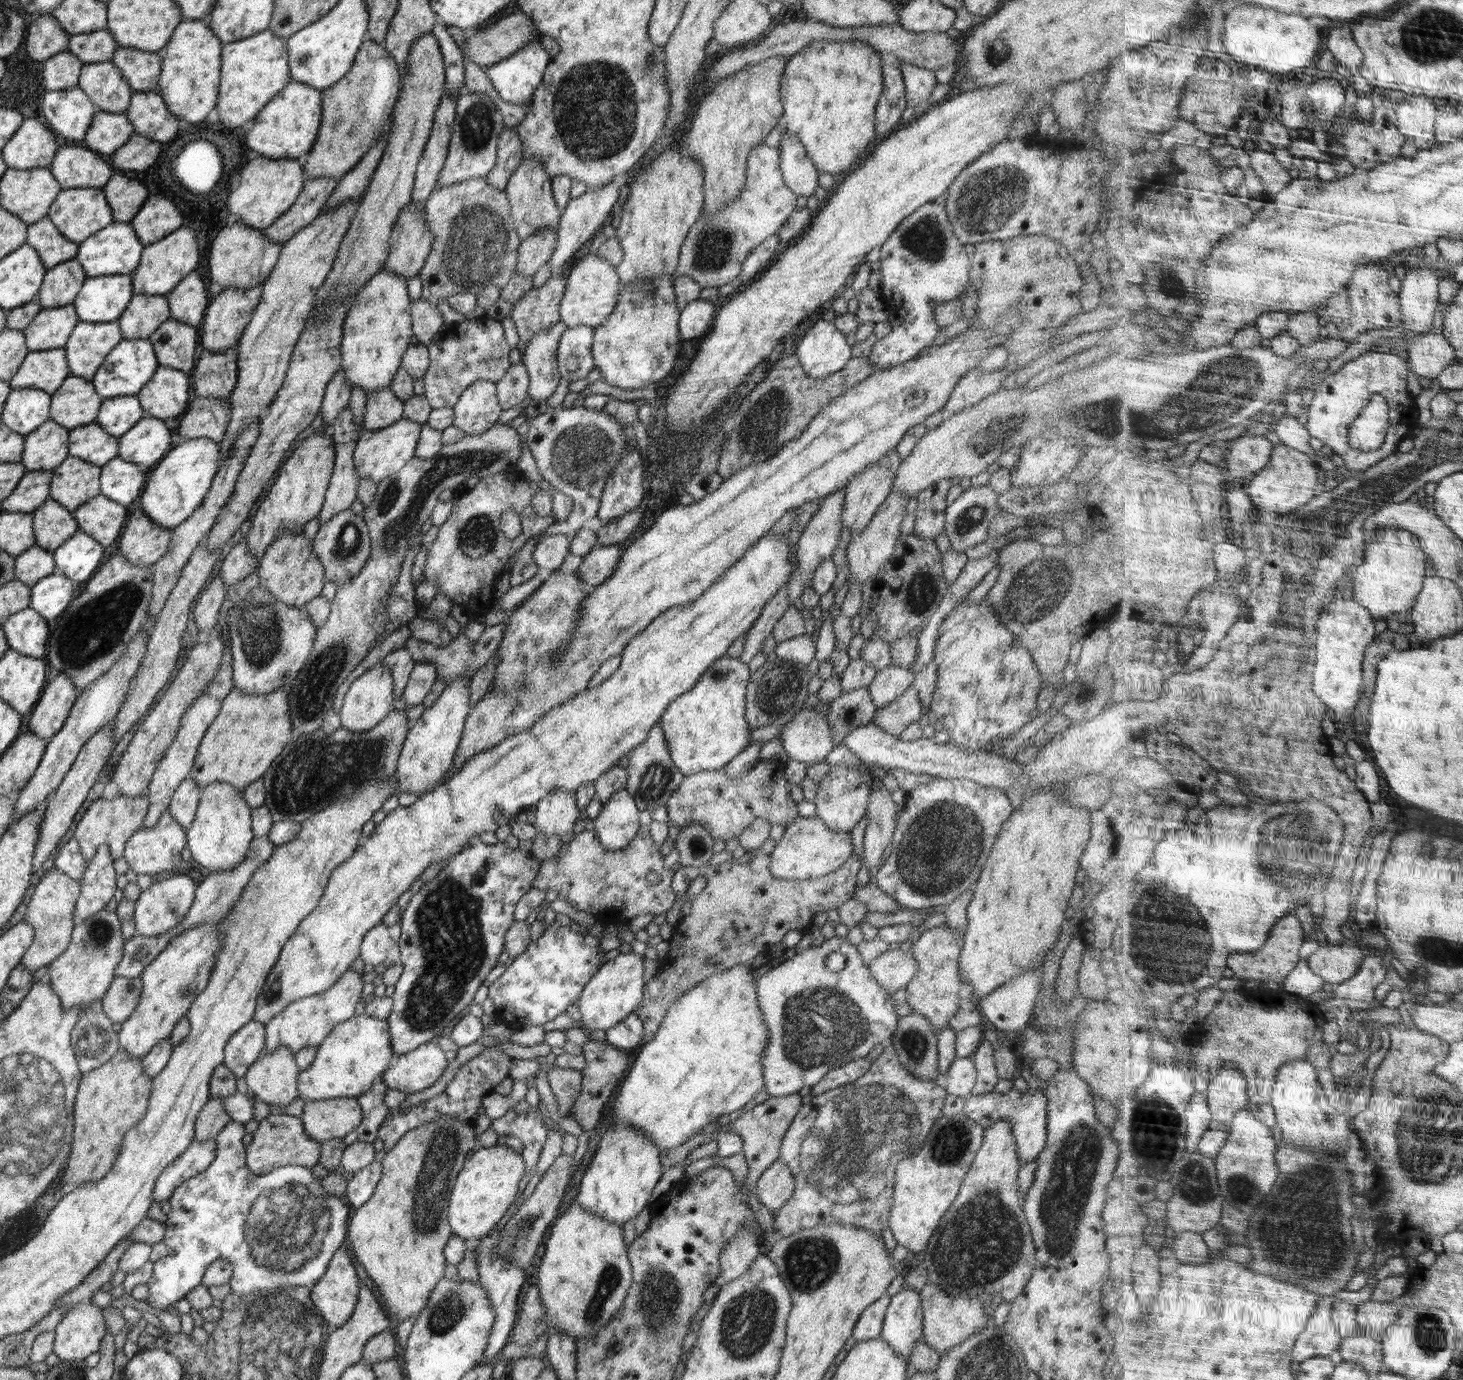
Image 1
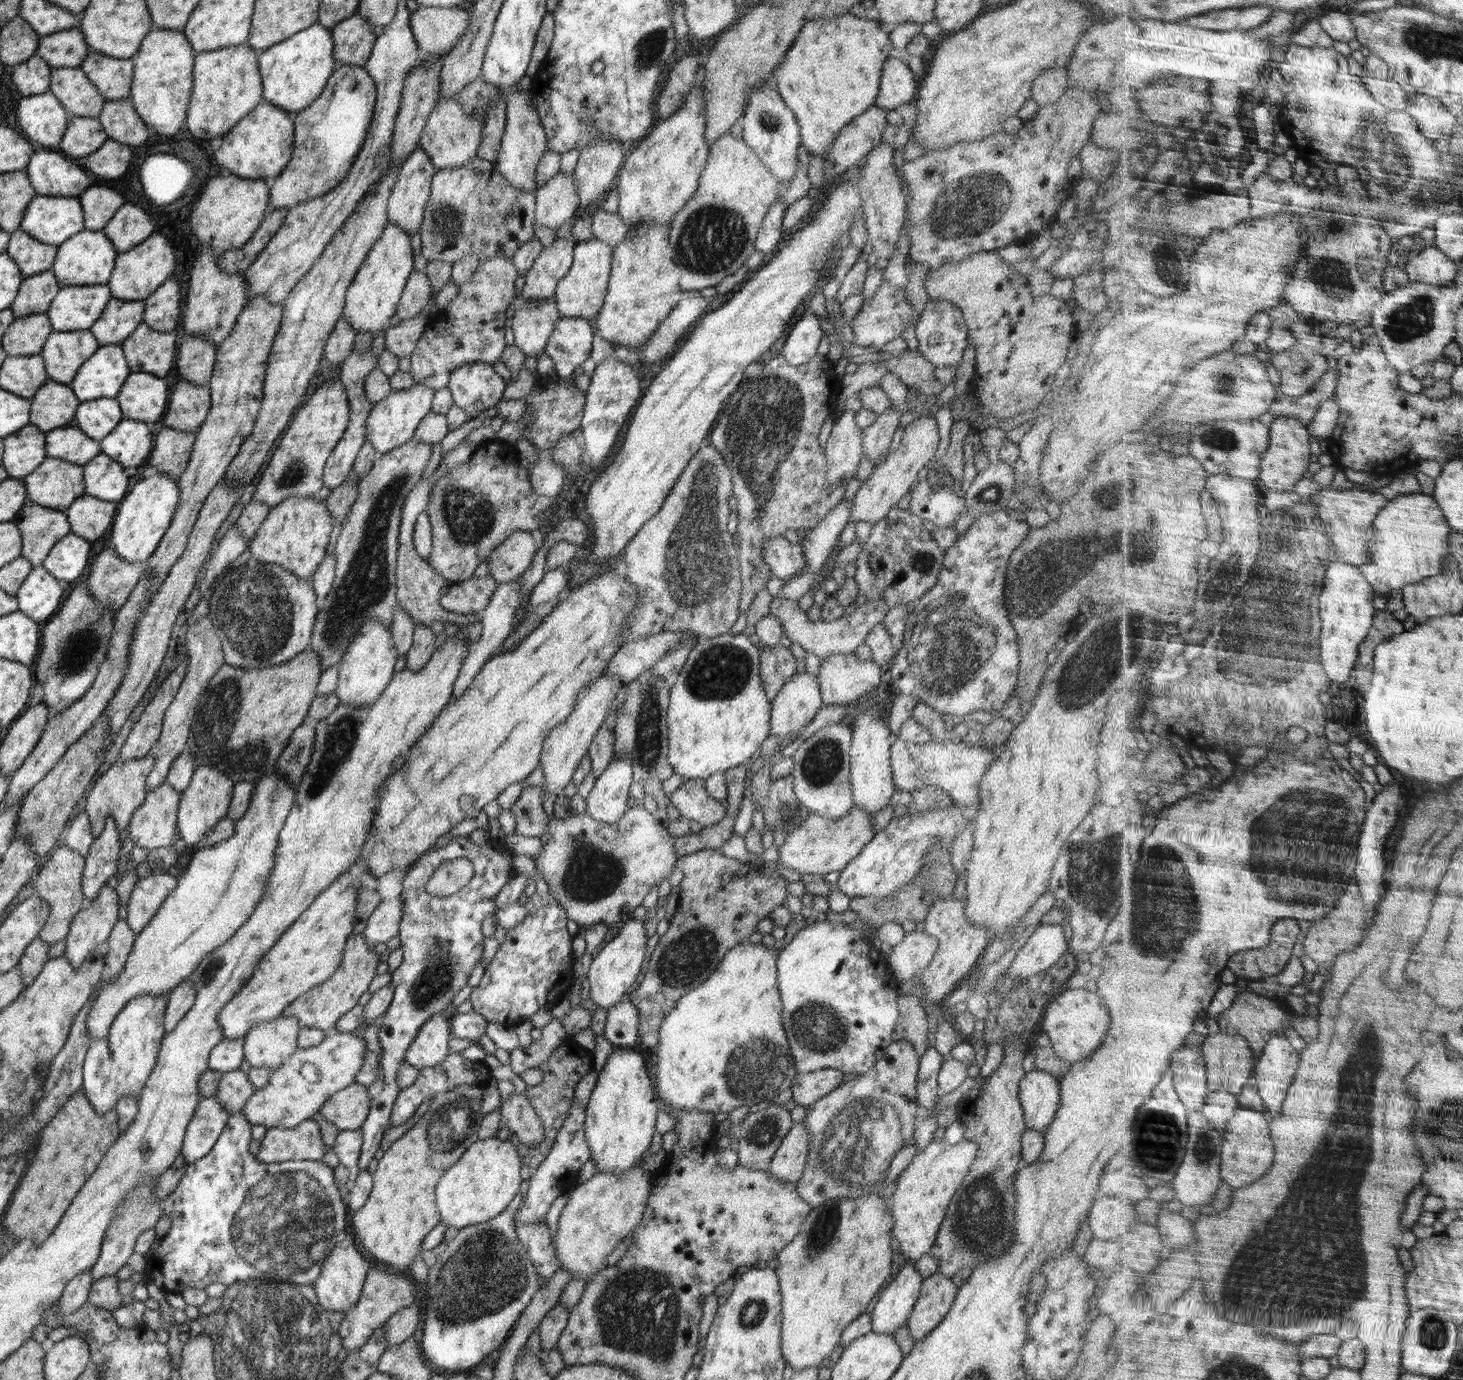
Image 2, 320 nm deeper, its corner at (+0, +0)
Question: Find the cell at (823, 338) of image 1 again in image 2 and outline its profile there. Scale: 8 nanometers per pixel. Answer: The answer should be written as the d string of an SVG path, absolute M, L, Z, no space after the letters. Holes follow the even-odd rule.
M807 310L788 334L780 354L788 361L788 364L794 366L804 364L818 354L816 350L823 336L819 317Z

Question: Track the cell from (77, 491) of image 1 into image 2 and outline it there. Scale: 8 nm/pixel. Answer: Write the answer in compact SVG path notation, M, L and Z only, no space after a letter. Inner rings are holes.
M46 457L34 472L21 479L30 501L65 512L85 492L84 475L83 465Z

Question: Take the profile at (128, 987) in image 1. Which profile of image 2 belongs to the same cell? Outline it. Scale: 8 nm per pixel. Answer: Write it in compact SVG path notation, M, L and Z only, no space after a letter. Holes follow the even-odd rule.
M119 918L112 927L106 942L108 953L105 958L105 964L110 966L112 977L118 976L118 973L124 969L135 937L133 930L124 919Z

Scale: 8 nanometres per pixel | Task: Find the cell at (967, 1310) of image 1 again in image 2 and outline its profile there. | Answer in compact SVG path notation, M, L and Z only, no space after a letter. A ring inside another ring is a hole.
M938 1271L923 1280L920 1296L913 1306L913 1311L910 1313L906 1324L909 1328L909 1333L915 1341L923 1339L930 1332L934 1331L934 1328L943 1319L943 1316L946 1316L946 1313L952 1308L955 1293L957 1292L958 1287L955 1287L954 1280Z

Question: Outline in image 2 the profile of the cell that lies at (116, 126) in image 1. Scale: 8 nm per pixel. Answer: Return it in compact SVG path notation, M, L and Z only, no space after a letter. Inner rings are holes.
M70 116L60 150L74 159L96 152L108 140L102 123L97 118Z

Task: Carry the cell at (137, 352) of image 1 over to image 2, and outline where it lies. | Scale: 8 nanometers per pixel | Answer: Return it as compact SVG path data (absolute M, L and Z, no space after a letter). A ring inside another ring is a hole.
M120 344L100 345L97 351L80 365L69 387L80 402L116 398L130 373Z

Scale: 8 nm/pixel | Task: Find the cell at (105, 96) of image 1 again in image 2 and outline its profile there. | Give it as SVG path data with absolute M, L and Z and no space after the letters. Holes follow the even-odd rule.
M80 66L74 68L52 67L49 91L62 103L62 106L64 106L70 116L97 118L102 110L103 104L106 102L105 98L90 82L90 79Z

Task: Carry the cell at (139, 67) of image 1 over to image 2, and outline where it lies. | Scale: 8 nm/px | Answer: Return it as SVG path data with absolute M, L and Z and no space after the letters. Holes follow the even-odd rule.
M90 49L80 67L106 101L128 100L134 76L131 58L112 58Z

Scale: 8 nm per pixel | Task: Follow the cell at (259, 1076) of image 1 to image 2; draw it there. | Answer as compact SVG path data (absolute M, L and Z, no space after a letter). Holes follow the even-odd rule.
M284 1015L255 1024L244 1037L246 1062L254 1068L267 1068L271 1072L277 1069L299 1048L297 1036L301 1027L295 1016Z

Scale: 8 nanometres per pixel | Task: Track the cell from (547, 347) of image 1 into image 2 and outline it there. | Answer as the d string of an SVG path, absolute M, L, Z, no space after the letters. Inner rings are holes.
M522 296L512 300L515 304L514 317L512 318L512 330L515 336L515 344L525 356L536 356L537 358L544 352L546 343L554 330L555 324L561 317L557 309L555 297L544 300L528 300Z

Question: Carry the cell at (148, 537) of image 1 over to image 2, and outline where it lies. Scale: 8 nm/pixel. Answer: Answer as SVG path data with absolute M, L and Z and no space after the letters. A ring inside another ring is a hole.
M108 548L96 556L85 582L99 606L119 611L146 568L146 561L126 562Z

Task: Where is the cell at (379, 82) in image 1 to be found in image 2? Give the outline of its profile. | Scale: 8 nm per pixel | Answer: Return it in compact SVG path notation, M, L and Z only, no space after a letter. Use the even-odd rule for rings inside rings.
M344 64L333 70L318 98L294 114L294 152L270 187L271 209L291 209L318 198L347 176L374 116L375 86L364 67Z

